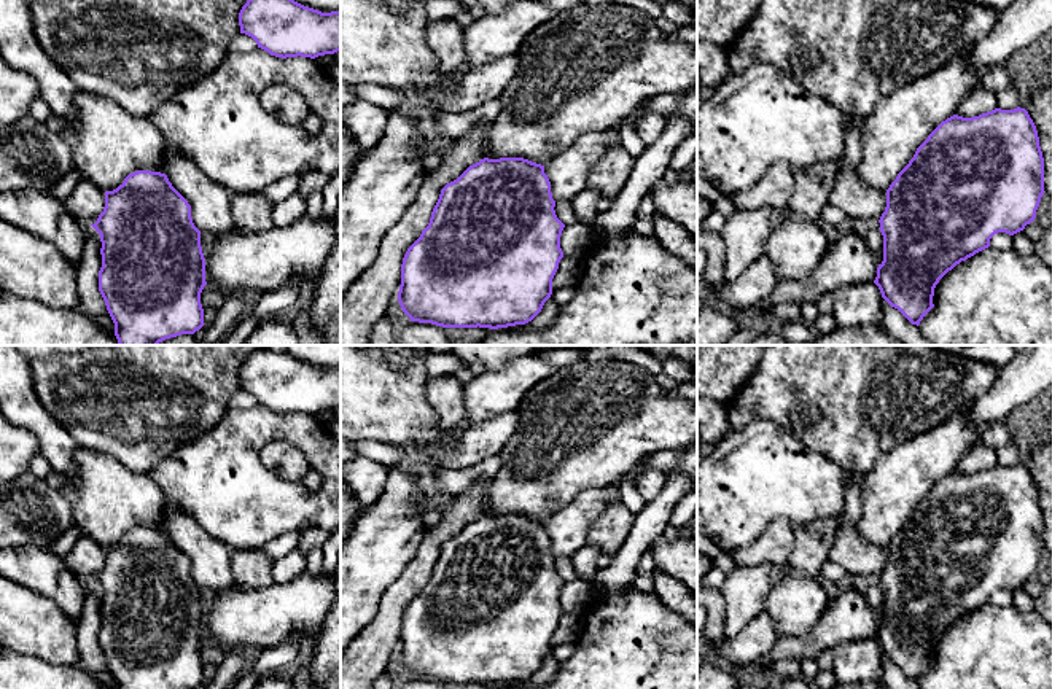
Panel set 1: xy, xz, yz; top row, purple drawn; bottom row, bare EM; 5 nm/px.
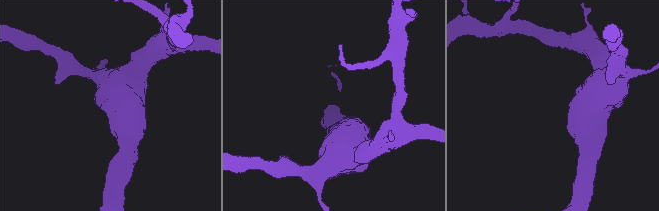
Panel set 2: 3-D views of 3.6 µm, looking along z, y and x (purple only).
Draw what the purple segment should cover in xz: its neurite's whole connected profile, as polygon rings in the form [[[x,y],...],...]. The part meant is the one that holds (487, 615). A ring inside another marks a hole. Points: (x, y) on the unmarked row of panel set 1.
[[[484,514],[447,539],[431,568],[428,582],[407,605],[401,621],[398,659],[411,678],[442,684],[508,684],[532,678],[552,651],[552,635],[563,614],[560,592],[565,581],[555,571],[555,557],[544,522],[524,514]]]

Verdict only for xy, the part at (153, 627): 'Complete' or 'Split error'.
Complete

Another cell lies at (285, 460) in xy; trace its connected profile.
[[[283,441],[269,442],[259,453],[264,466],[283,481],[302,482],[310,469],[309,458]]]

